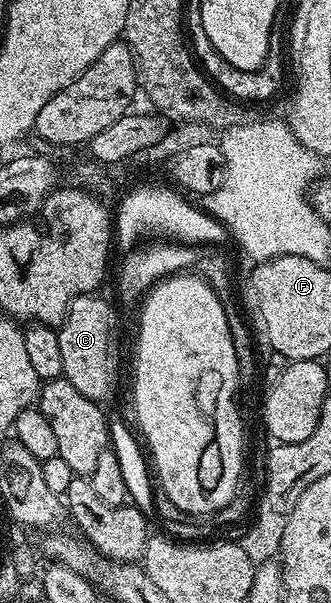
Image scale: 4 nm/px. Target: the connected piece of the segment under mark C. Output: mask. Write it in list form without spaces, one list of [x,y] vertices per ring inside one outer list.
[[[97,293],[81,294],[72,300],[66,319],[57,327],[60,352],[64,355],[62,377],[72,383],[88,400],[99,404],[114,394],[118,386],[118,366],[110,351],[110,306]]]

